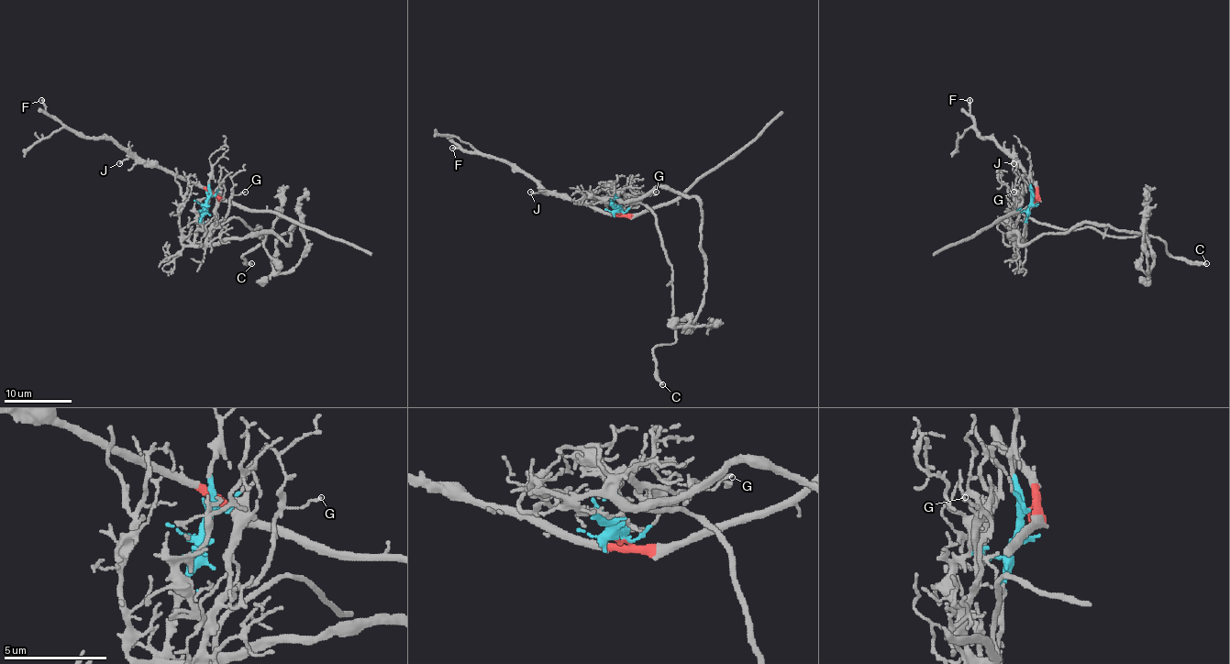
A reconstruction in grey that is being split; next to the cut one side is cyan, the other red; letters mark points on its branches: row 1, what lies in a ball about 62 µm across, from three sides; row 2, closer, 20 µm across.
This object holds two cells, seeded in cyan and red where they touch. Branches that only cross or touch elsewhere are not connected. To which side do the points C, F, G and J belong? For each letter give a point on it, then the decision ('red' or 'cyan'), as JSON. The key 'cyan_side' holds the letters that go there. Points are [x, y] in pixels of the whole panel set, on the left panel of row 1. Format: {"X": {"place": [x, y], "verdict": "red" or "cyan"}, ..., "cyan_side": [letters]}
{"C": {"place": [251, 263], "verdict": "cyan"}, "F": {"place": [41, 100], "verdict": "red"}, "G": {"place": [245, 192], "verdict": "cyan"}, "J": {"place": [119, 163], "verdict": "red"}, "cyan_side": ["C", "G"]}

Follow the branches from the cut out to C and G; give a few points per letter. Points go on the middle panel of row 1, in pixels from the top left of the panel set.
C: (616, 212), (608, 198), (645, 204), (656, 218), (670, 266), (676, 339), (654, 349), (662, 385)
G: (616, 212), (613, 188), (640, 200), (656, 192)

